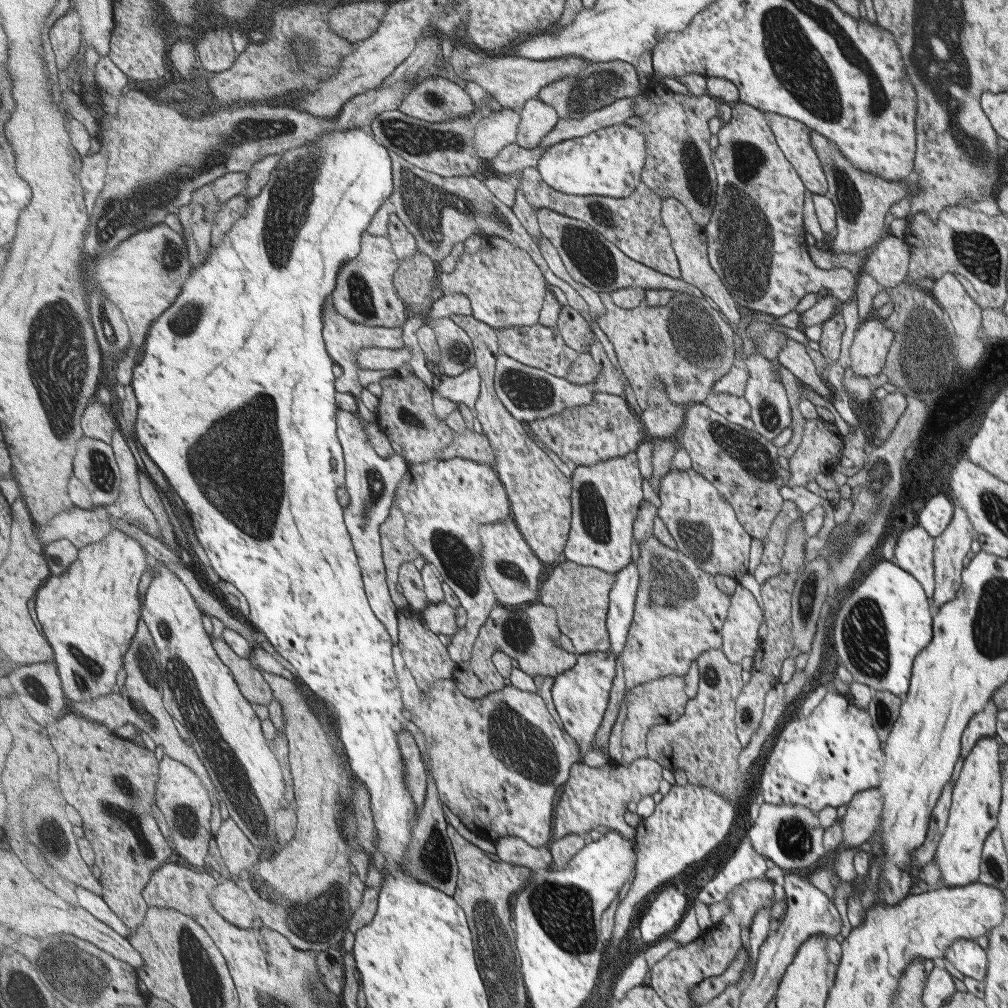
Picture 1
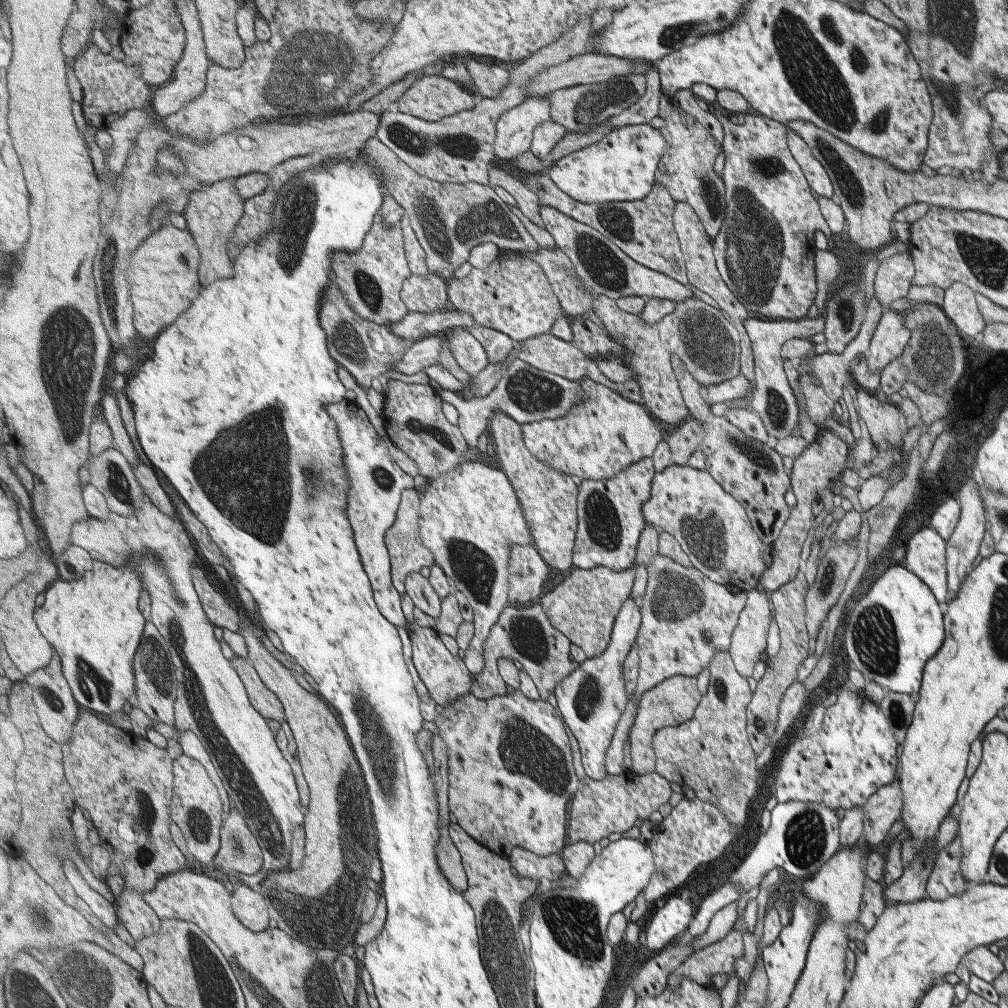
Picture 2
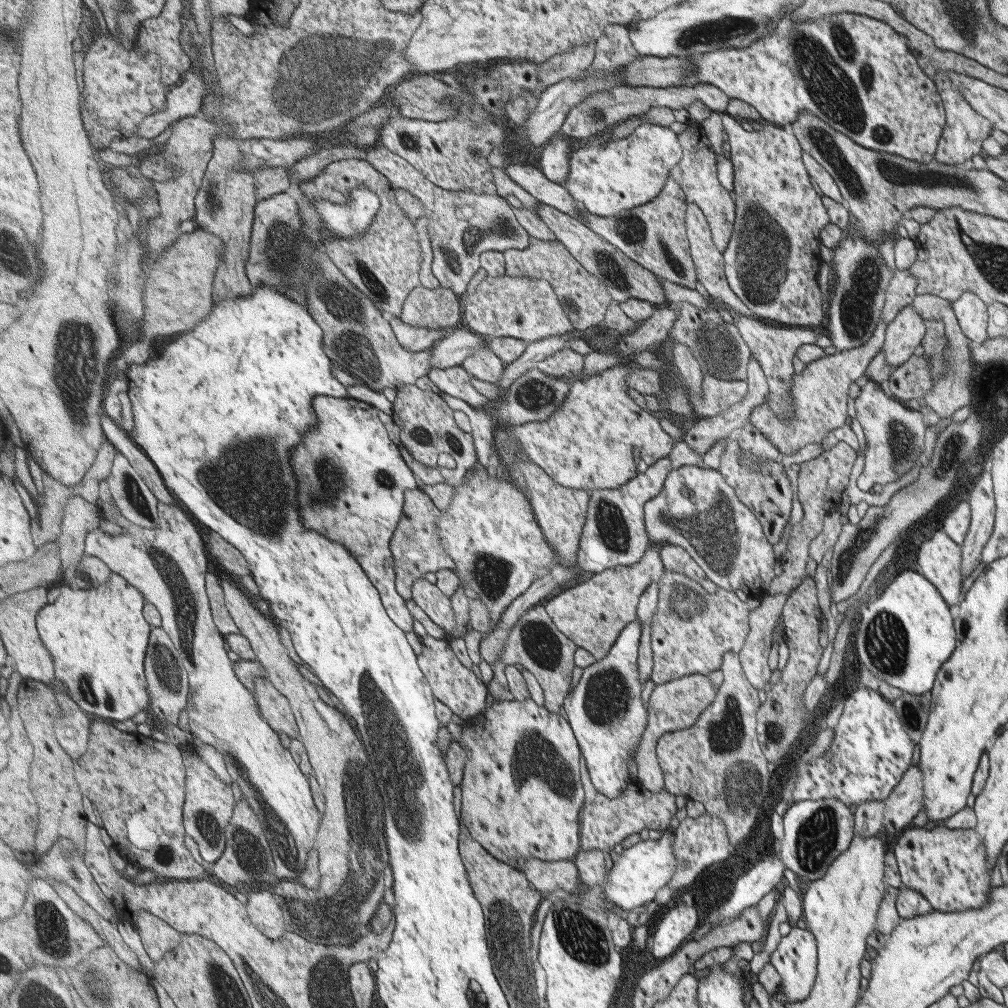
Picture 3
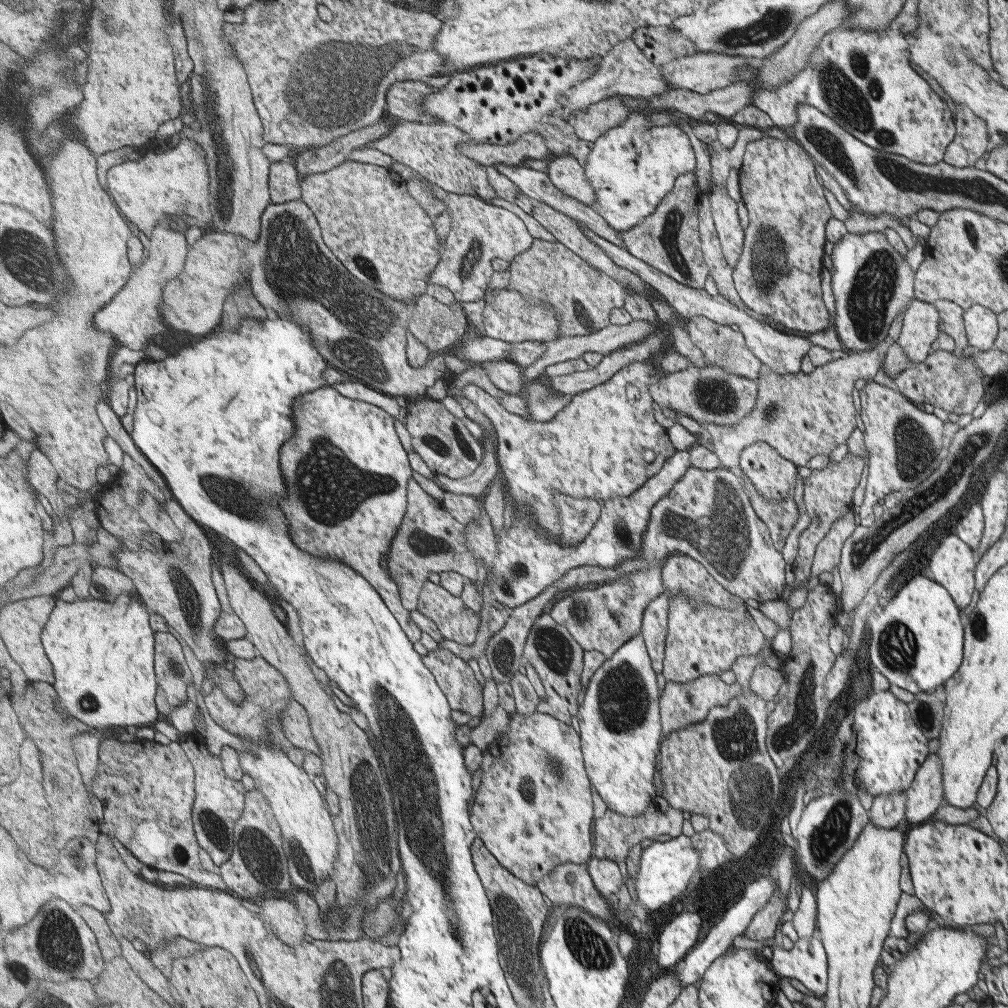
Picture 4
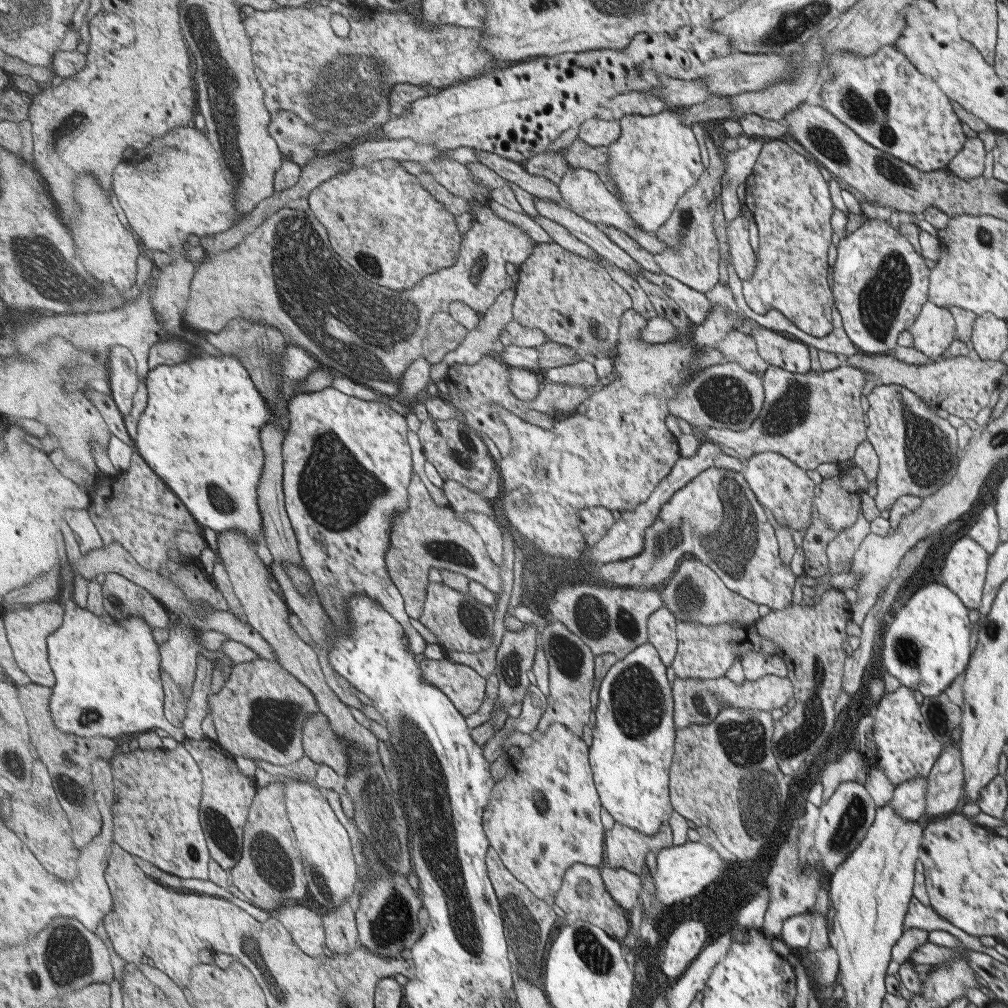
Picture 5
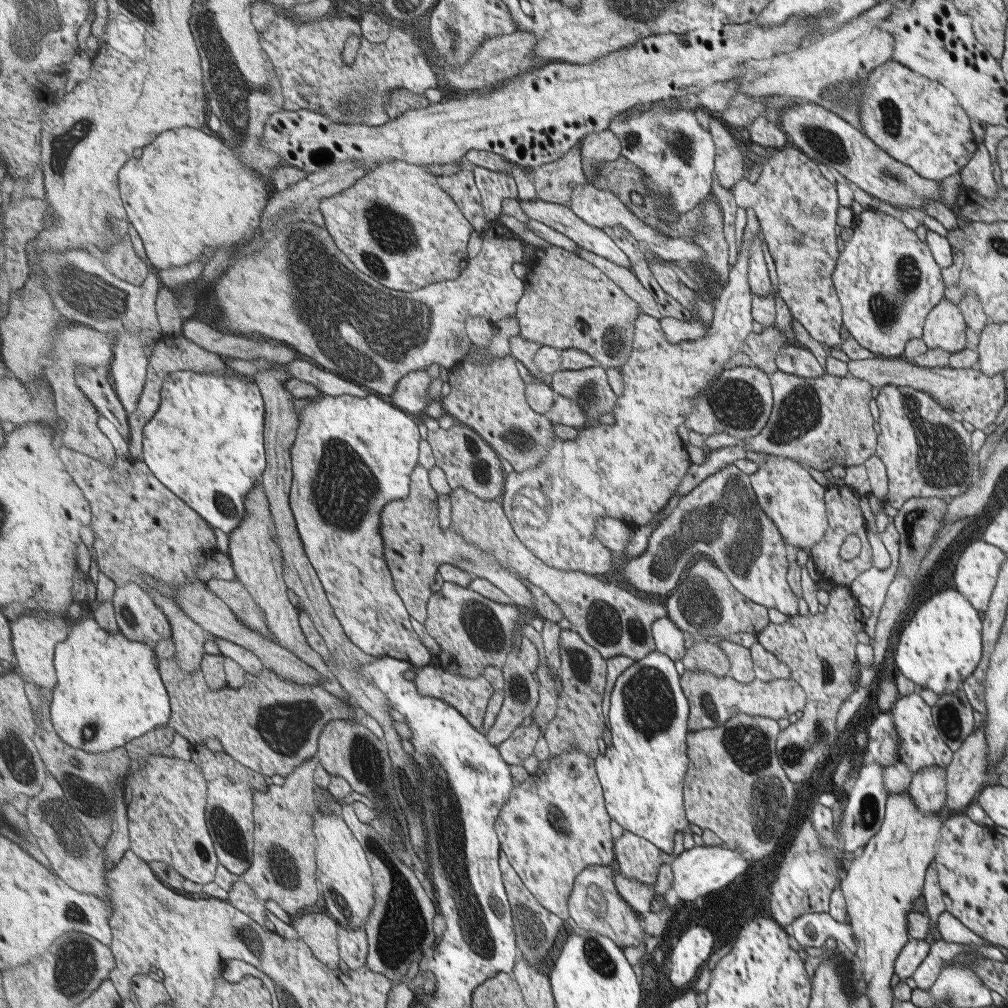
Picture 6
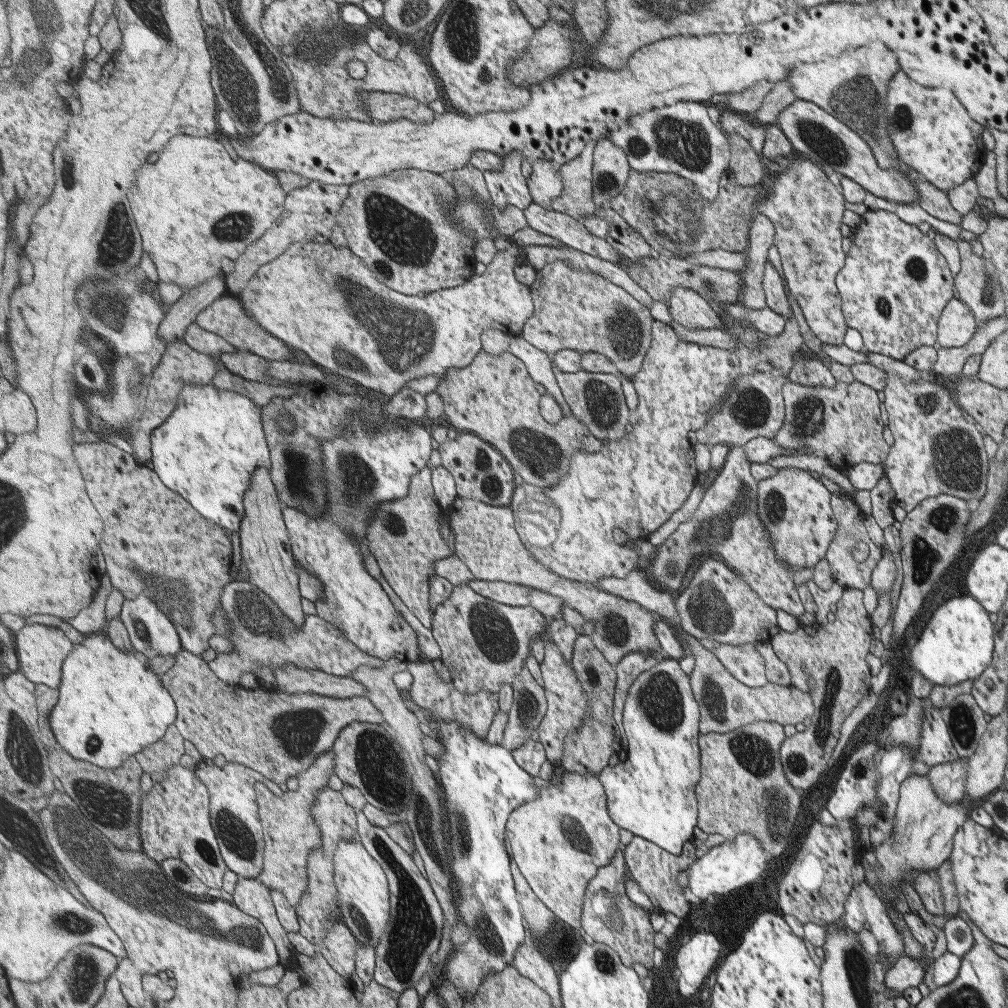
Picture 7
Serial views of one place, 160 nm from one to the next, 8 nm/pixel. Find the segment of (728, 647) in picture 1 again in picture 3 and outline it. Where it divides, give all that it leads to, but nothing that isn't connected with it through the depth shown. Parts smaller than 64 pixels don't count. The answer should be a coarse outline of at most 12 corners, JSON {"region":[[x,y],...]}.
{"region":[[759,595],[739,652],[747,682],[763,690],[771,632],[786,595]]}

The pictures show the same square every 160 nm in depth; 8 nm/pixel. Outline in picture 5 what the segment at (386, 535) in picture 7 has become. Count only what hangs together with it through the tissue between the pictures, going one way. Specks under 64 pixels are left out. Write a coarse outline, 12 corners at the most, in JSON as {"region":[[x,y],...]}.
{"region":[[418,475],[394,516],[386,564],[423,617],[433,569],[495,593],[501,568]]}

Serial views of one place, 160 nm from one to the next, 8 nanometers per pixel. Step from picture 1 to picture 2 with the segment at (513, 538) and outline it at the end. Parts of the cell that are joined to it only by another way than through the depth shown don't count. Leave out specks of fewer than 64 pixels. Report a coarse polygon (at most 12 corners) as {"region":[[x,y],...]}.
{"region":[[515,545],[509,564],[510,603],[543,594],[551,566],[534,545]]}

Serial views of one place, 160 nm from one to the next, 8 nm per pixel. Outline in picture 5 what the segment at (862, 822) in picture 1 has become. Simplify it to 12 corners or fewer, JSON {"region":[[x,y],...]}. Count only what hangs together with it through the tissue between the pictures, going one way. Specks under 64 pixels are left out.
{"region":[[948,744],[926,775],[925,814],[964,800],[960,748]]}

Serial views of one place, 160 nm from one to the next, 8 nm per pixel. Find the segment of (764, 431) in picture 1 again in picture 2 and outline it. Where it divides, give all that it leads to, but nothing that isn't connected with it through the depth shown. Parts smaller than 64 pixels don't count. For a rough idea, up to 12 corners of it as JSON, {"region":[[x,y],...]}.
{"region":[[748,318],[754,384],[749,407],[768,436],[792,434],[798,404],[782,344],[824,329],[813,318]]}

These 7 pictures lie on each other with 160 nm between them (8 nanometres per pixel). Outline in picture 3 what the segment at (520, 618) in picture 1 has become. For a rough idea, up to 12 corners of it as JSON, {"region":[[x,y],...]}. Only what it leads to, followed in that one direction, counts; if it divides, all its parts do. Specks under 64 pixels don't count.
{"region":[[546,606],[521,617],[493,664],[519,663],[541,684],[546,707],[561,712],[579,674],[577,643]]}

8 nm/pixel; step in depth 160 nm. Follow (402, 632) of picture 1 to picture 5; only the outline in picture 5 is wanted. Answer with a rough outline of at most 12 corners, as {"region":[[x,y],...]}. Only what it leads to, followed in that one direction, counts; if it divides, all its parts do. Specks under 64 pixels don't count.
{"region":[[425,658],[427,682],[465,716],[481,710],[487,679],[466,664]]}

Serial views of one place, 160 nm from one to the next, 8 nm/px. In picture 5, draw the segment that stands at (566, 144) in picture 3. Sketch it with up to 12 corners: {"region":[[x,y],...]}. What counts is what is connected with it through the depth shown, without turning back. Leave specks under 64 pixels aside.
{"region":[[570,167],[559,186],[570,210],[619,228],[647,252],[666,244],[636,227],[596,172]]}

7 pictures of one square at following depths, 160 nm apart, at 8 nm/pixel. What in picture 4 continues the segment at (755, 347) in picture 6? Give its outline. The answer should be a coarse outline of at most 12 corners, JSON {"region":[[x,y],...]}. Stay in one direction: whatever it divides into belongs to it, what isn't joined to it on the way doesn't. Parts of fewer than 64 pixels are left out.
{"region":[[705,316],[687,335],[708,364],[755,381],[762,363],[746,337]]}

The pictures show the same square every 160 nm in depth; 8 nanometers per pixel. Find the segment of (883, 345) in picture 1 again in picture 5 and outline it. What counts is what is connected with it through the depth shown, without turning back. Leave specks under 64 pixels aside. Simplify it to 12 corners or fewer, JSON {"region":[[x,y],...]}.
{"region":[[927,300],[907,331],[935,361],[954,341],[947,307]]}

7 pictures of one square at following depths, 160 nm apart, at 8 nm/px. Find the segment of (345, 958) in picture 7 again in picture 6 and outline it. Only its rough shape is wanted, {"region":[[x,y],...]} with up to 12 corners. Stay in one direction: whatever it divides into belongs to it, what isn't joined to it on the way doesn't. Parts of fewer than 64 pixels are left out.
{"region":[[307,910],[292,926],[321,962],[342,959],[341,926],[330,914]]}

